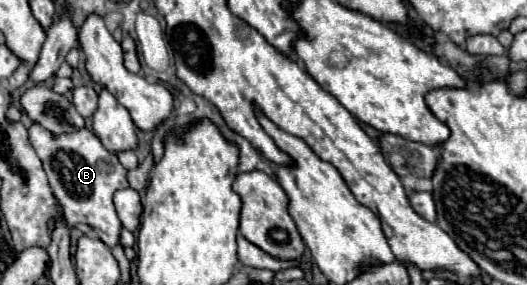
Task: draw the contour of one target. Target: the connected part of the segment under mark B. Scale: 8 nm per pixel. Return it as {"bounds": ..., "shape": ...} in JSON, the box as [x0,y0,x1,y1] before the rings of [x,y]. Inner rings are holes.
{"bounds":[28,125,128,247],"shape":[[[32,125],[28,133],[34,151],[44,163],[52,193],[62,205],[64,219],[72,227],[78,223],[90,225],[108,247],[120,245],[122,223],[118,219],[112,197],[118,189],[128,187],[128,171],[122,167],[118,157],[114,153],[108,153],[100,139],[88,129],[80,129],[80,133],[72,133],[72,137],[48,137],[48,133],[40,129],[40,125]]]}

